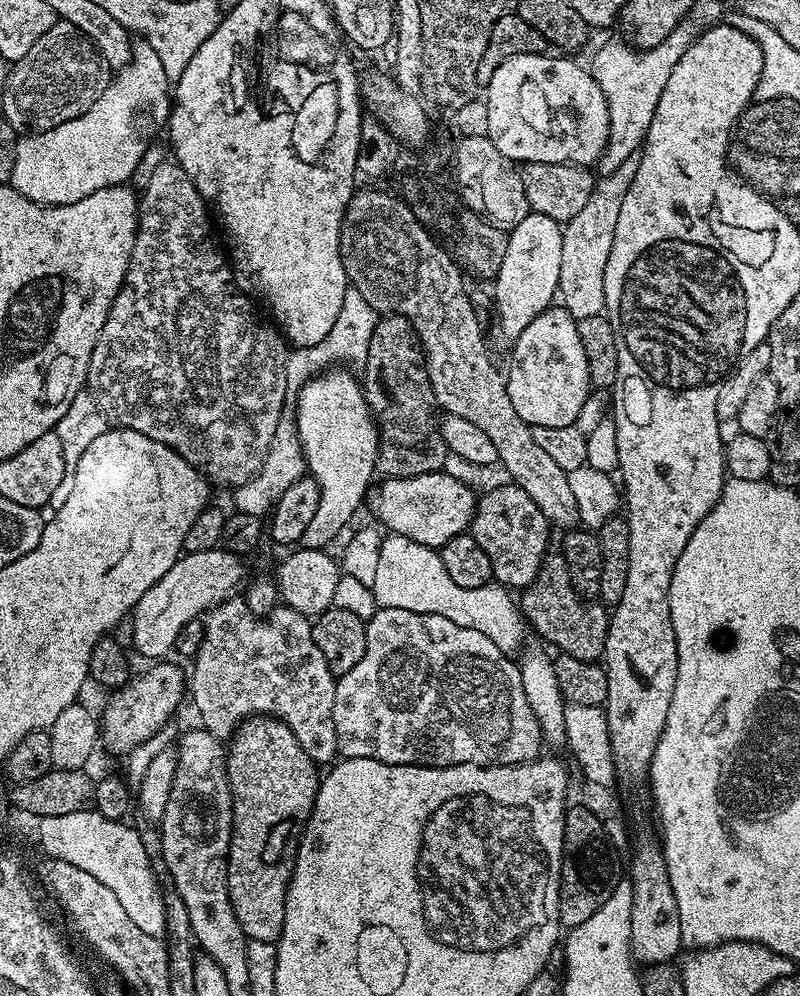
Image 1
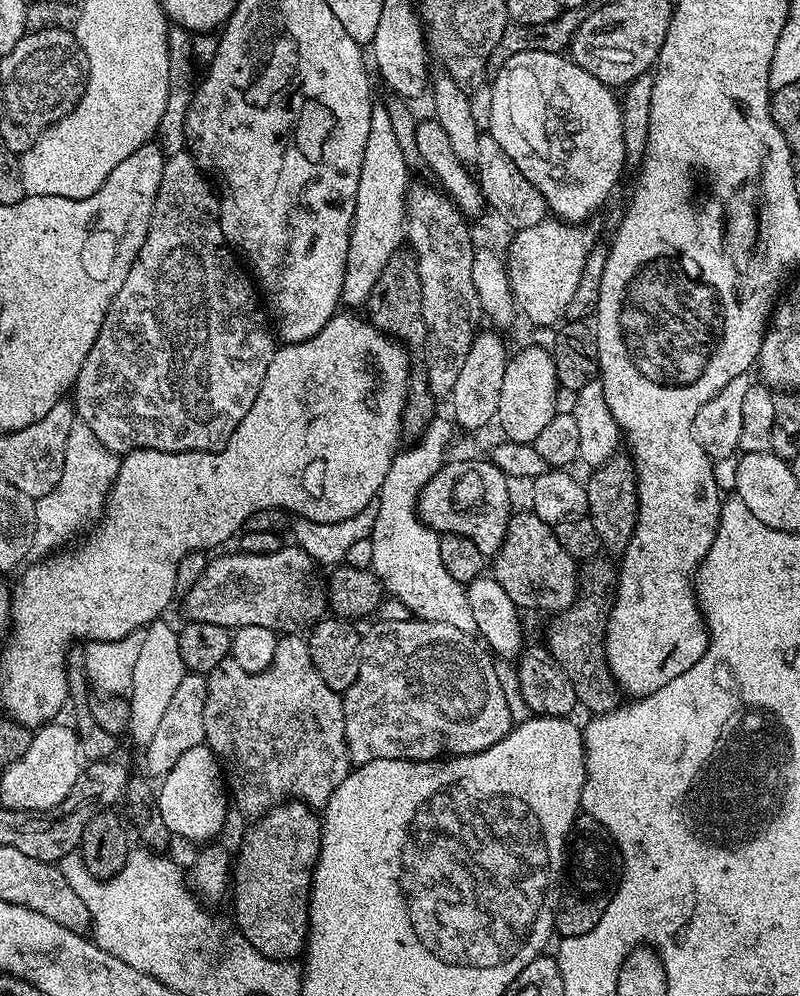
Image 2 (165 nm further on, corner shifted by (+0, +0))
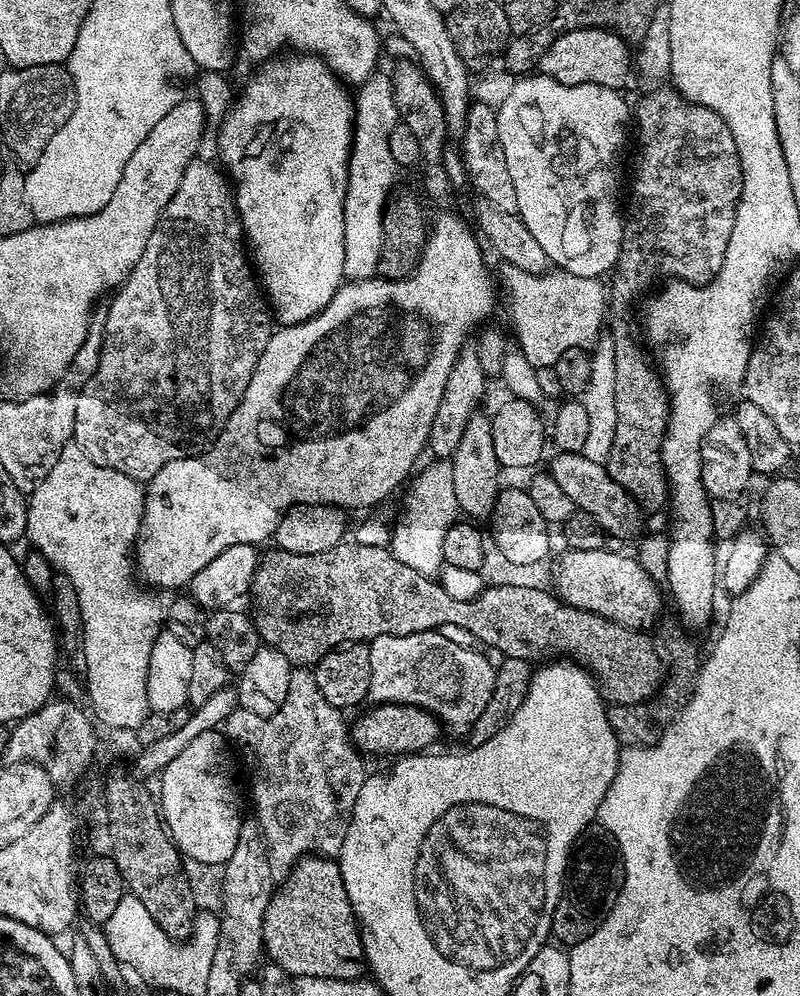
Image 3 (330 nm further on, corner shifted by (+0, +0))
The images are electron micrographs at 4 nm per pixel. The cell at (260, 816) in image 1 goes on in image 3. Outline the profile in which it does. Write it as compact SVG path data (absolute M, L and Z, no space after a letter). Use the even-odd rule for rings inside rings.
M303 856L289 872L286 879L273 891L272 901L266 906L262 922L263 955L271 963L281 967L293 978L317 976L318 978L357 980L365 975L364 943L356 923L356 911L352 908L342 882L340 865L326 856Z

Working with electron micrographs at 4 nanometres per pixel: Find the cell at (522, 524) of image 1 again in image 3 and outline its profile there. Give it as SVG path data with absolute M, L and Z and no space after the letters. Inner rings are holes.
M607 547L564 550L552 572L555 595L565 604L592 612L595 616L604 616L627 628L651 629L660 616L661 585L653 579L653 573L647 567L644 569L634 557L624 552L608 551Z

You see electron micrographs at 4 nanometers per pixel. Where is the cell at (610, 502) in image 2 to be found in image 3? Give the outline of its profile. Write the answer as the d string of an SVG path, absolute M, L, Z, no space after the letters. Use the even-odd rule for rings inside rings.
M656 86L645 92L648 93L634 104L636 140L640 143L640 149L636 152L636 169L632 172L632 193L629 196L627 193L626 196L628 221L624 246L620 249L616 267L610 273L612 286L610 282L610 299L606 307L610 313L610 322L612 318L610 335L614 342L616 375L614 406L618 410L614 443L610 445L610 458L606 467L614 482L624 487L631 497L648 509L656 508L663 500L665 503L669 499L660 451L664 432L668 429L670 405L668 389L664 387L659 371L654 367L649 353L638 343L637 333L636 336L632 333L632 307L635 306L636 299L638 304L653 285L665 278L702 285L716 277L726 254L726 246L730 242L730 230L734 230L736 203L740 201L742 190L742 166L734 134L730 134L730 126L726 126L724 119L714 114L714 110L700 104L691 104L671 86Z

